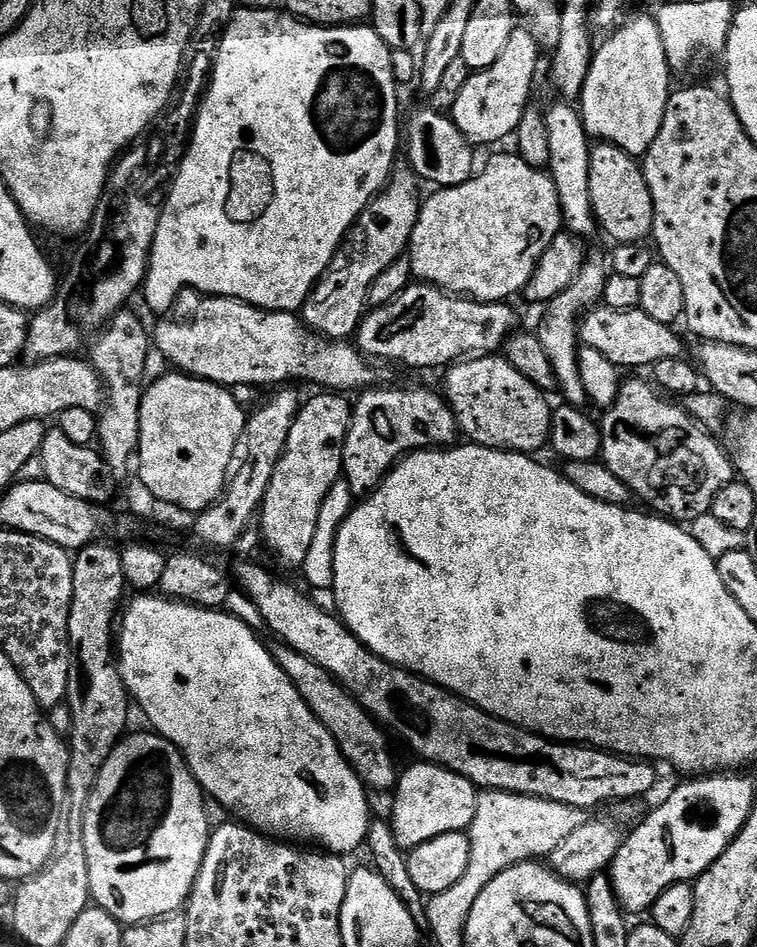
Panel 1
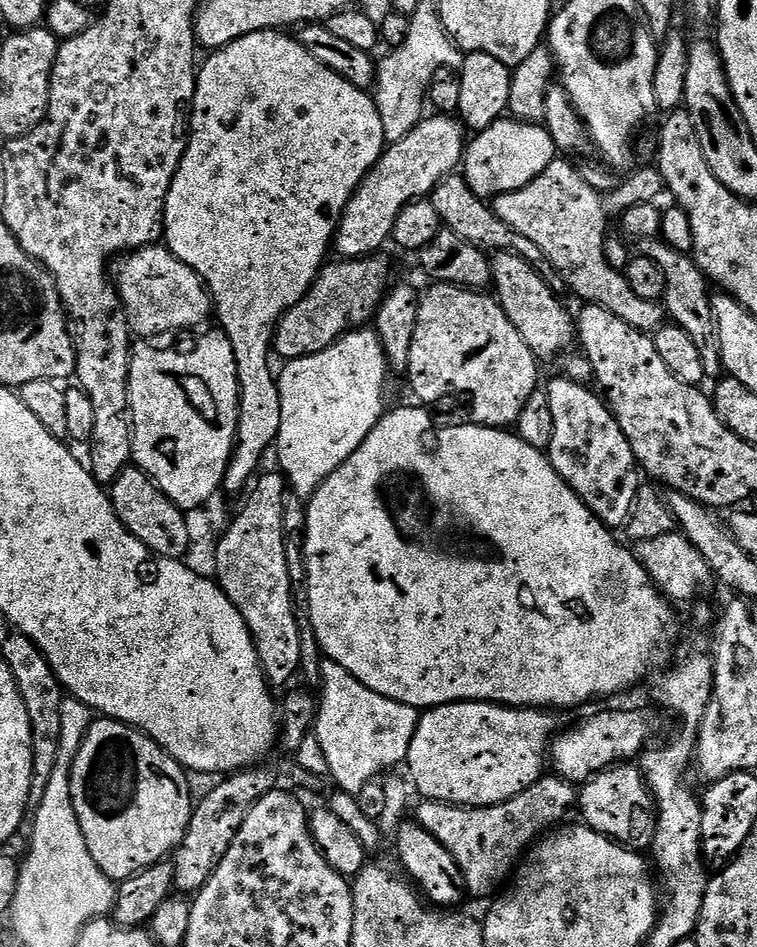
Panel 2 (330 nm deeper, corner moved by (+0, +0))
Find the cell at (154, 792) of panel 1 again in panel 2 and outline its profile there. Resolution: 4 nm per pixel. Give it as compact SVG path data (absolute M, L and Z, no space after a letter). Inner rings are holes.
M107 718L93 719L72 767L72 801L98 870L113 882L123 882L167 861L184 840L192 817L194 801L188 785L188 772L156 741L131 724Z

